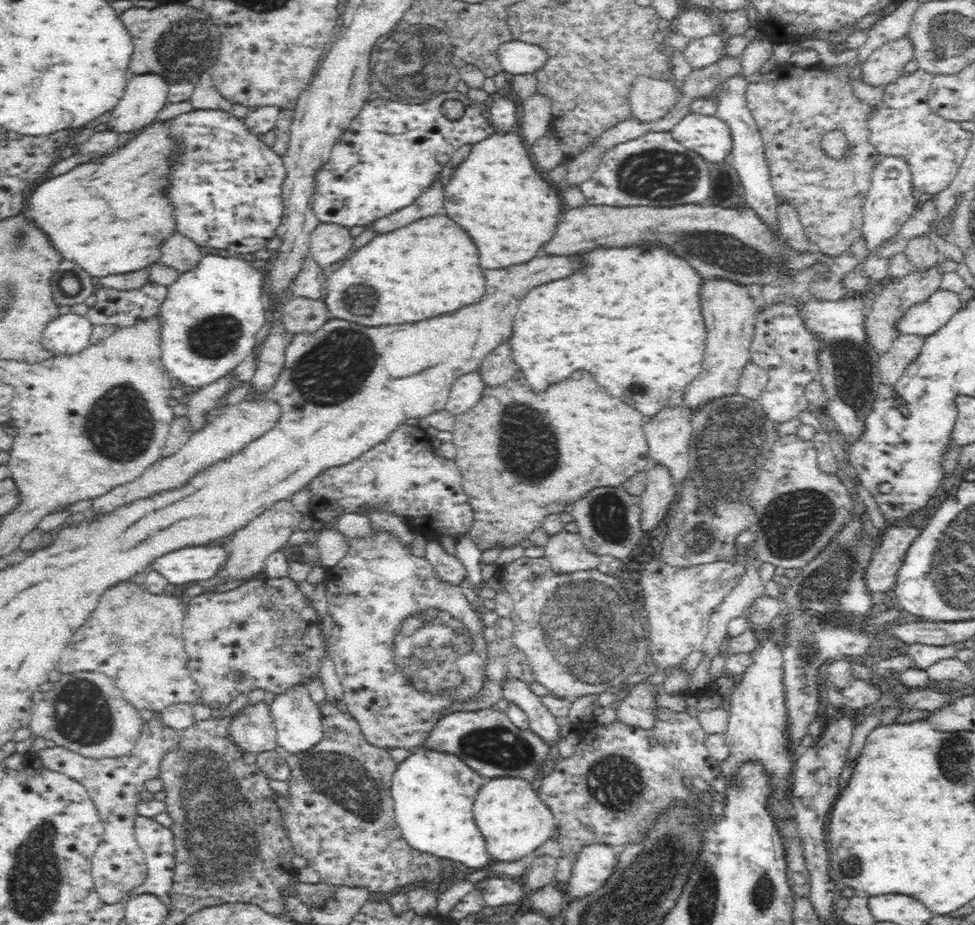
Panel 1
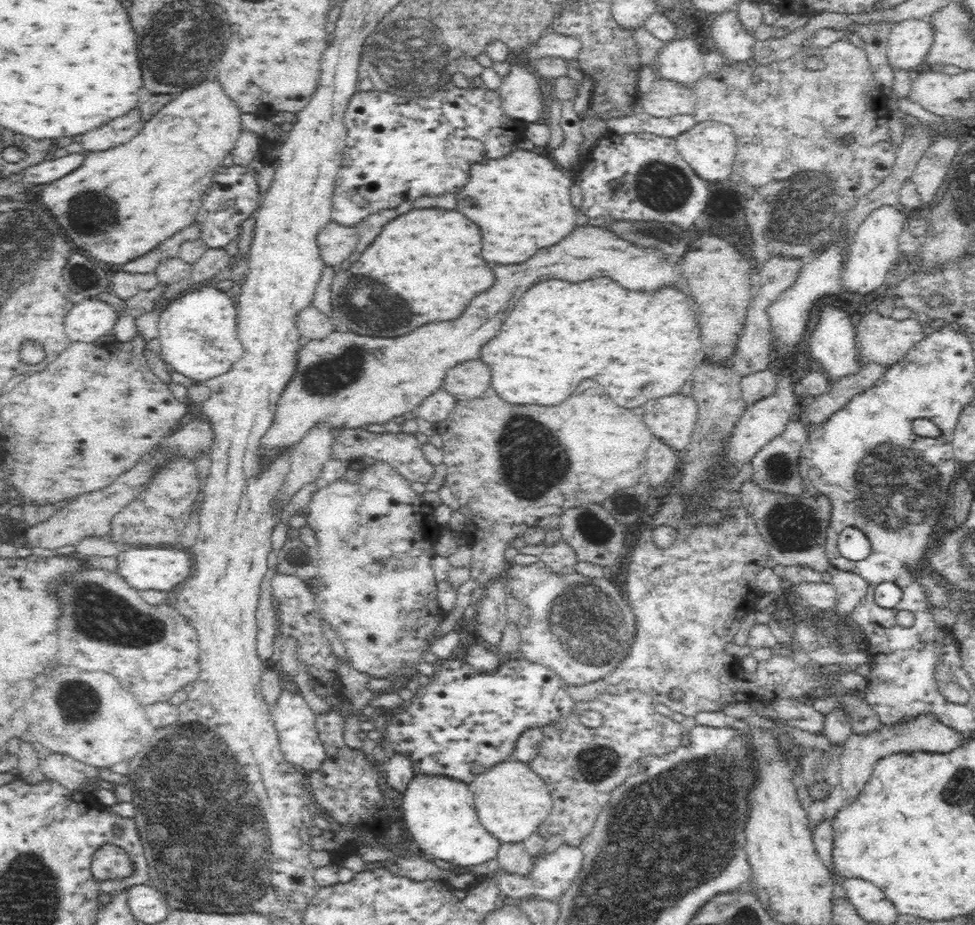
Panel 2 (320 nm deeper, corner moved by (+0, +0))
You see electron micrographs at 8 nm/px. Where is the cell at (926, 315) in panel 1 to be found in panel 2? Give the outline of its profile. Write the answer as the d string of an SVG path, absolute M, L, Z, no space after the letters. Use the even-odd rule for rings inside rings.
M876 312L860 314L859 316L860 322L856 322L855 327L855 345L857 346L858 362L862 366L868 363L876 363L891 367L900 362L906 352L925 337L924 325L918 323L916 315L902 321L896 321L892 317L877 316Z

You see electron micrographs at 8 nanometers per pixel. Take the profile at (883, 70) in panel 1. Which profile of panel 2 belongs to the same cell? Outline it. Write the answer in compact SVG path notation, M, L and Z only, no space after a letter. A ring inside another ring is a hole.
M909 18L894 23L886 45L892 68L917 72L933 46L934 31L928 19Z

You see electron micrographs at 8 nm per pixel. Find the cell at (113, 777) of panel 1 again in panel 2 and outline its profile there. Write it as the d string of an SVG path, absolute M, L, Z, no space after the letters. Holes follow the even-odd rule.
M54 752L47 758L40 759L40 770L42 770L48 780L53 780L72 791L85 790L85 786L90 783L94 783L94 786L96 786L95 782L101 779L98 776L98 768L96 766L90 766L83 762L78 762L75 758L66 754Z

